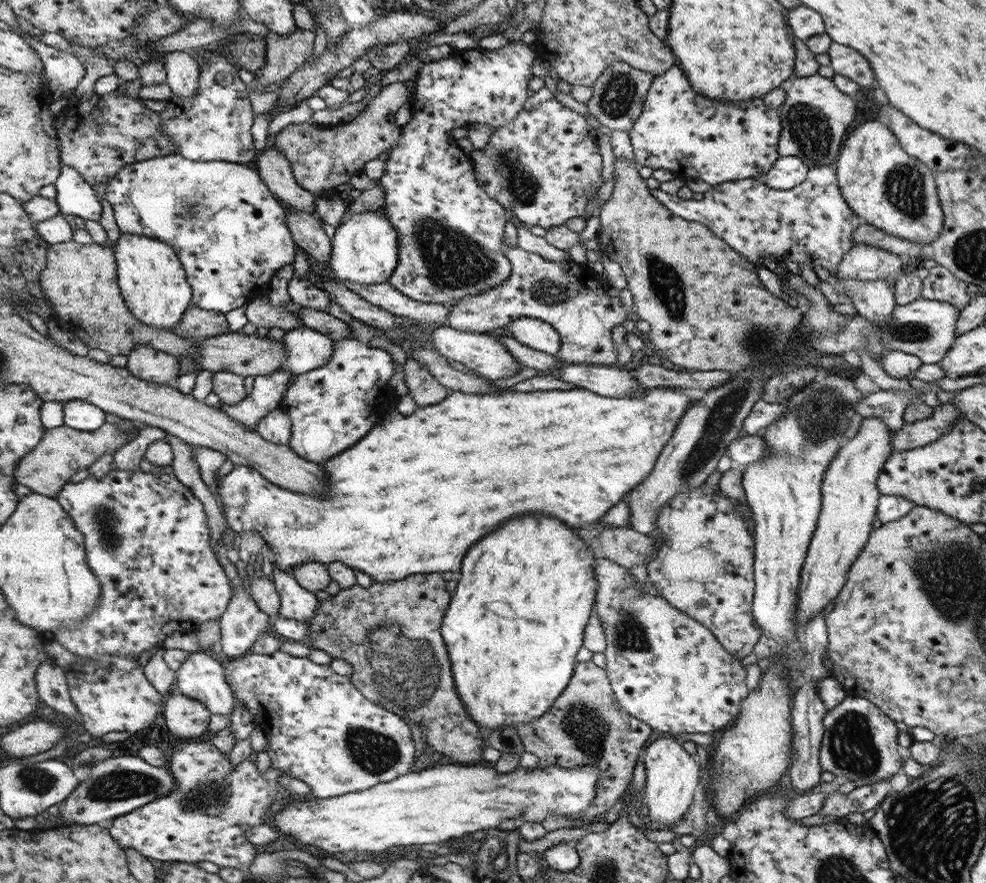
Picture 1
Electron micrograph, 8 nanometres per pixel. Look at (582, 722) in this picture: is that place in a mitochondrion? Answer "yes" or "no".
yes

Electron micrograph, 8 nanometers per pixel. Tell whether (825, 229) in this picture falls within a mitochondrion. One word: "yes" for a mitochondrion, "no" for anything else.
no

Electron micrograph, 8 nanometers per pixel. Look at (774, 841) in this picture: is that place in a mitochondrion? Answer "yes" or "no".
no

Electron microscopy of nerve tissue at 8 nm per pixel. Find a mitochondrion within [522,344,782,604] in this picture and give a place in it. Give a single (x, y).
(723, 414)

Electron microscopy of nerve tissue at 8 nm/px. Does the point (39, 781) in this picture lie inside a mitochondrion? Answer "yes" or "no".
yes

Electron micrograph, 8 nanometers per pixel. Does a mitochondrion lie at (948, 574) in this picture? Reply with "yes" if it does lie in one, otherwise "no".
yes

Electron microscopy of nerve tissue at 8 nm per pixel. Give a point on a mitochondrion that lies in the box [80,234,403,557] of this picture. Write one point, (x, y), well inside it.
(105, 519)

